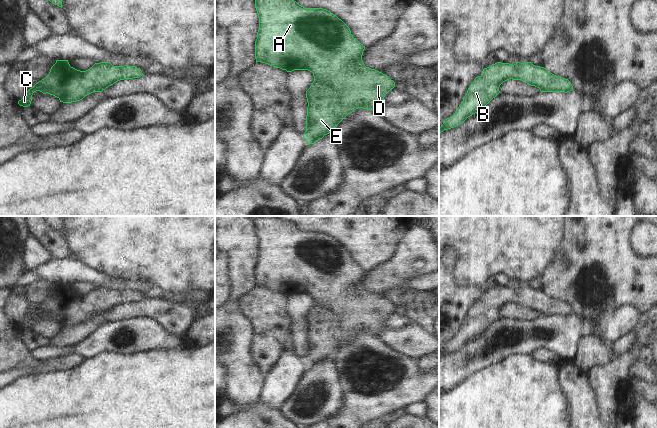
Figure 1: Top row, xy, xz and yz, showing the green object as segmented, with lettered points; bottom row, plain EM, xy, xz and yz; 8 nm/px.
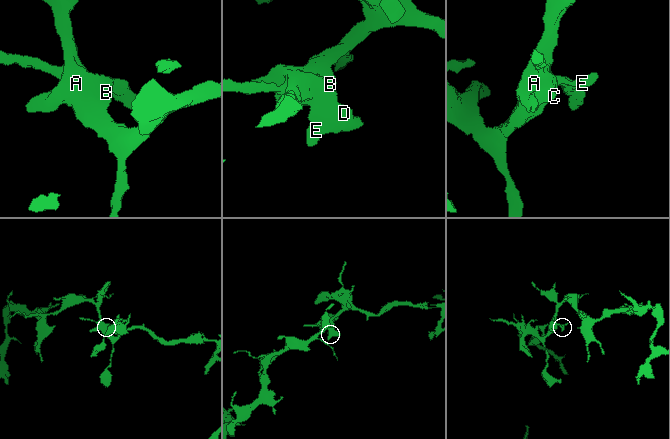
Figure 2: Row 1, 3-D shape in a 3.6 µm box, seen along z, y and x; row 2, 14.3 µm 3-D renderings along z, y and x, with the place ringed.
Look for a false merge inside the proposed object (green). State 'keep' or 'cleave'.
keep

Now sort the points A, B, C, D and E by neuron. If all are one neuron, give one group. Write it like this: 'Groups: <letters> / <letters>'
Groups: A B C D E.

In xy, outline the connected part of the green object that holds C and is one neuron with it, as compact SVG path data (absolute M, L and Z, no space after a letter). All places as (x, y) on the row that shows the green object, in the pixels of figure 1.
M56 60L49 74L30 88L18 104L30 106L36 91L53 95L63 103L72 103L93 92L102 92L120 80L142 75L141 69L135 66L113 66L110 62L100 62L86 71L80 71L71 67L68 60Z

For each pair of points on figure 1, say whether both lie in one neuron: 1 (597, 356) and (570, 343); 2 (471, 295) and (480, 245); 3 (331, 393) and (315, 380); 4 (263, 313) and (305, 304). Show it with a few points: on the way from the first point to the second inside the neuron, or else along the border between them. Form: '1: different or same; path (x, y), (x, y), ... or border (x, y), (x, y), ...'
1: different; border (597, 335), (584, 335), (574, 358)
2: different; border (453, 273), (454, 280), (458, 285), (478, 287)
3: same; path (327, 392), (319, 384)
4: different; border (287, 296), (286, 313), (290, 320), (289, 331)

